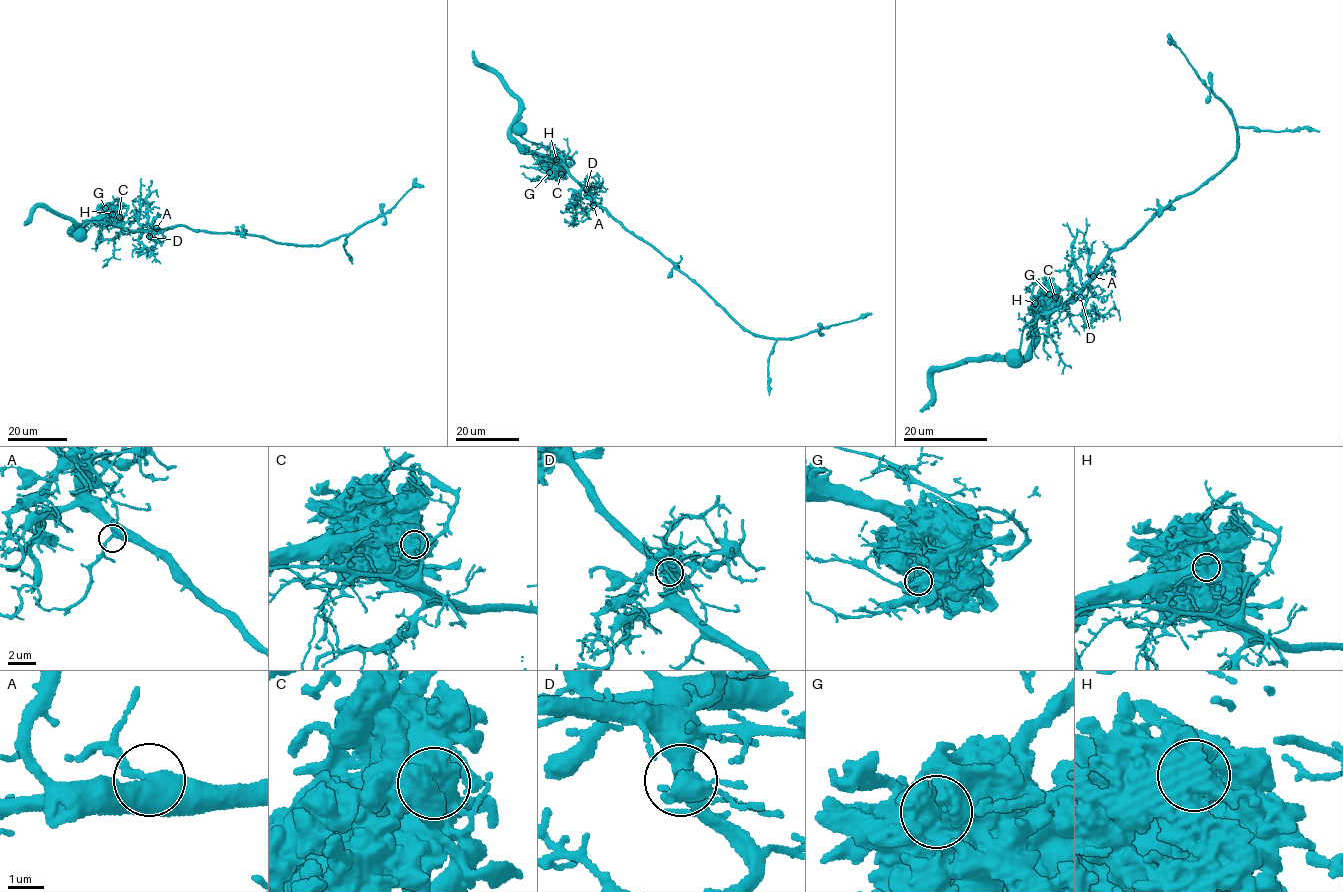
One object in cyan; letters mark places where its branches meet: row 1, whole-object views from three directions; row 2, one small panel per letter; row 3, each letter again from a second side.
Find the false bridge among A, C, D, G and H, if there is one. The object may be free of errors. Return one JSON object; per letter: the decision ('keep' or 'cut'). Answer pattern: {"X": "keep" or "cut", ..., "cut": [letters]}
{"A": "keep", "C": "keep", "D": "keep", "G": "cut", "H": "keep", "cut": ["G"]}

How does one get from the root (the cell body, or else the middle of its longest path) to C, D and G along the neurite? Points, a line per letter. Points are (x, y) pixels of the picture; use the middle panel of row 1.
C: (520, 128), (522, 137), (545, 146), (563, 158), (561, 174)
D: (520, 128), (522, 137), (545, 146), (562, 159), (568, 173), (586, 189)
G: (520, 128), (513, 128), (511, 137), (527, 151), (539, 153), (546, 161), (549, 172)

